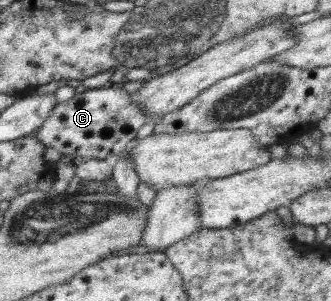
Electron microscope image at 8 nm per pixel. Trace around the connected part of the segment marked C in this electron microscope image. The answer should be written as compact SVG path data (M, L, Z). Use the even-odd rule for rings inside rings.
M106 85L82 93L75 92L67 101L57 103L52 114L32 136L46 148L56 148L61 154L104 160L113 154L124 154L138 138L136 134L145 122L145 112L131 99L131 93L120 86Z

